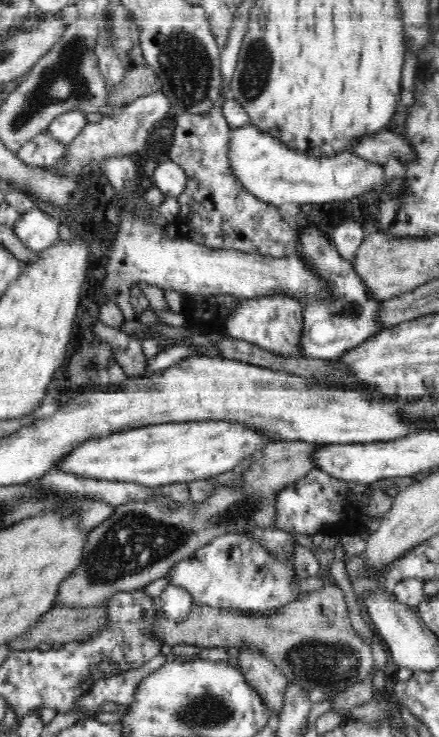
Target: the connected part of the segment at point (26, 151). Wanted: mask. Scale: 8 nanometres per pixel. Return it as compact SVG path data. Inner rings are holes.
M48 130L32 136L17 152L17 157L28 166L50 168L63 163L63 156L68 145L58 143L56 138L48 134Z

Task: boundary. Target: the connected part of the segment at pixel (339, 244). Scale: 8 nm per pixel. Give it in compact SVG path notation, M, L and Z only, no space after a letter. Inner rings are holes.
M348 218L348 220L334 226L330 241L344 260L354 263L354 254L356 254L358 246L362 244L365 235L364 228L353 218Z

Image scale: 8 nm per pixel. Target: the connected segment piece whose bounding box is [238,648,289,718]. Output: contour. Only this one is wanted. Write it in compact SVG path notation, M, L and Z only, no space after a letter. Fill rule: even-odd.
M240 648L238 659L239 669L262 704L267 706L269 715L274 718L280 716L289 686L286 676L267 657L259 656L254 650Z

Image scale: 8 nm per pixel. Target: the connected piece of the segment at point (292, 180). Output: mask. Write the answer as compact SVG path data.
M249 124L232 130L228 160L236 180L250 195L277 207L282 204L348 202L368 192L376 192L385 200L404 200L408 196L408 183L404 178L386 177L382 165L368 162L354 152L317 157L315 160L314 156L288 149L282 141Z

